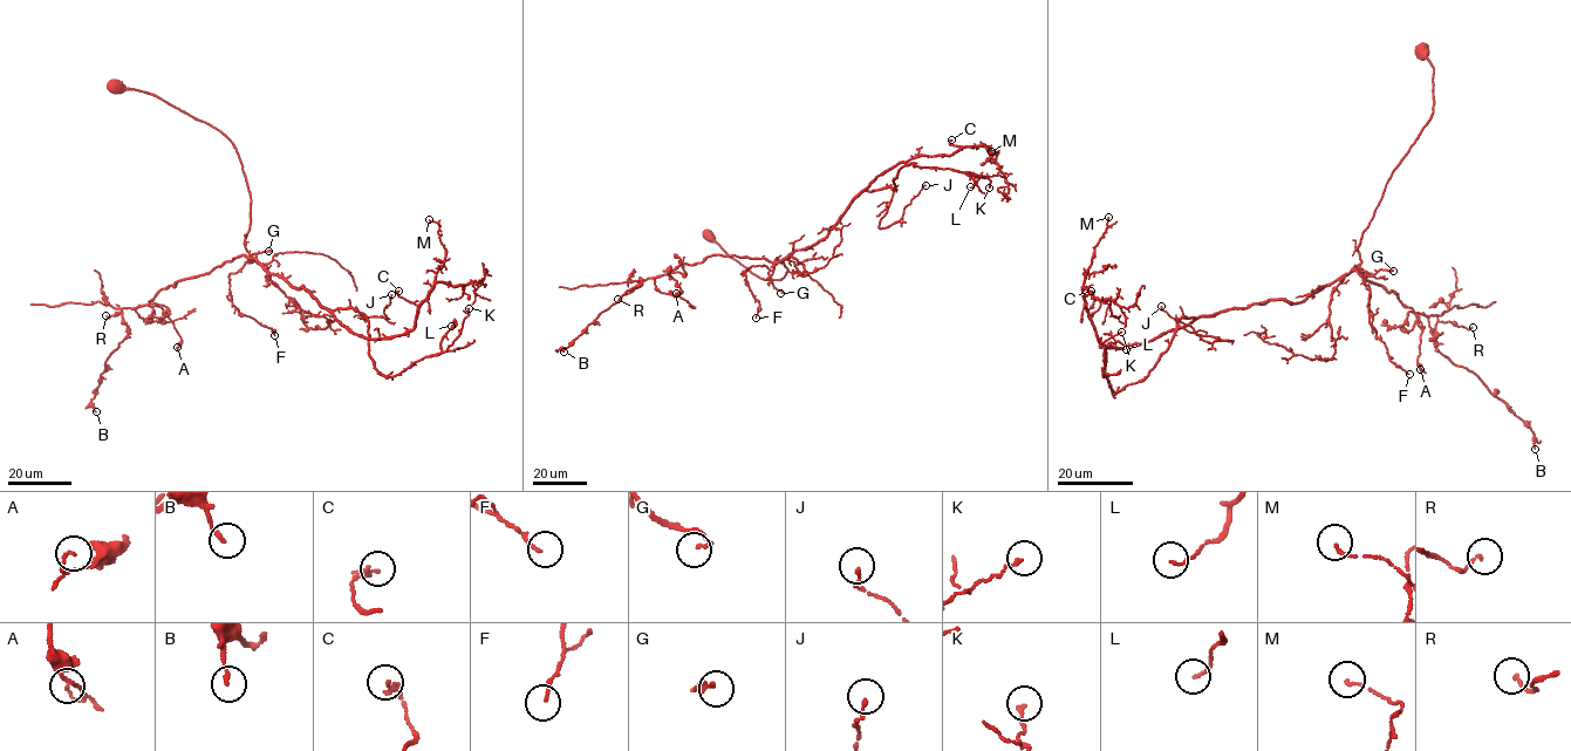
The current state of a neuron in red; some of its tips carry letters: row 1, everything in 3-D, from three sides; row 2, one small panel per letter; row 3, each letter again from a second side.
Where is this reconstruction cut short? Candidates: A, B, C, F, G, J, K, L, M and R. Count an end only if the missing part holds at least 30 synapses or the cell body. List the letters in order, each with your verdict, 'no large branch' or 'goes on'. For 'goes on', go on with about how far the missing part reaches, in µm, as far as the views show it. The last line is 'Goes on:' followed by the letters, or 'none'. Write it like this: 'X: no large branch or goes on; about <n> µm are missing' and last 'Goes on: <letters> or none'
A: no large branch
B: no large branch
C: no large branch
F: no large branch
G: no large branch
J: no large branch
K: no large branch
L: no large branch
M: no large branch
R: no large branch
Goes on: none

